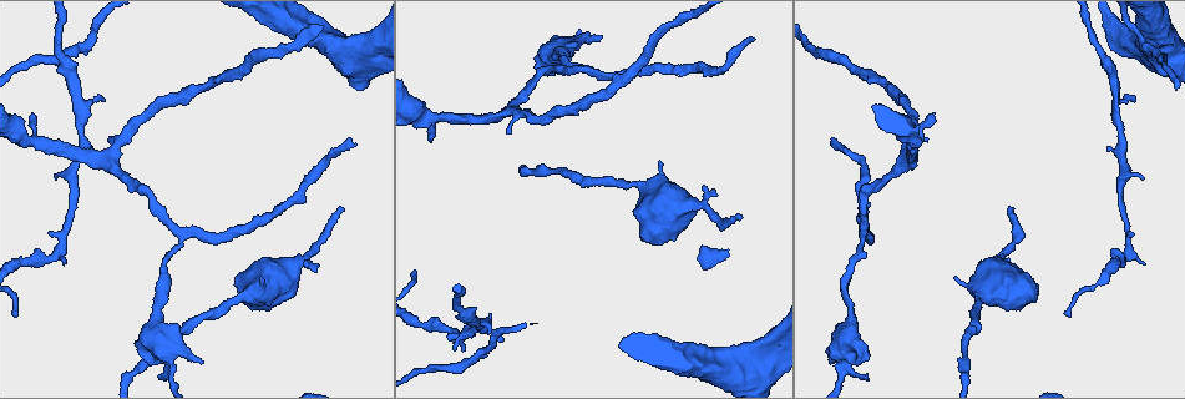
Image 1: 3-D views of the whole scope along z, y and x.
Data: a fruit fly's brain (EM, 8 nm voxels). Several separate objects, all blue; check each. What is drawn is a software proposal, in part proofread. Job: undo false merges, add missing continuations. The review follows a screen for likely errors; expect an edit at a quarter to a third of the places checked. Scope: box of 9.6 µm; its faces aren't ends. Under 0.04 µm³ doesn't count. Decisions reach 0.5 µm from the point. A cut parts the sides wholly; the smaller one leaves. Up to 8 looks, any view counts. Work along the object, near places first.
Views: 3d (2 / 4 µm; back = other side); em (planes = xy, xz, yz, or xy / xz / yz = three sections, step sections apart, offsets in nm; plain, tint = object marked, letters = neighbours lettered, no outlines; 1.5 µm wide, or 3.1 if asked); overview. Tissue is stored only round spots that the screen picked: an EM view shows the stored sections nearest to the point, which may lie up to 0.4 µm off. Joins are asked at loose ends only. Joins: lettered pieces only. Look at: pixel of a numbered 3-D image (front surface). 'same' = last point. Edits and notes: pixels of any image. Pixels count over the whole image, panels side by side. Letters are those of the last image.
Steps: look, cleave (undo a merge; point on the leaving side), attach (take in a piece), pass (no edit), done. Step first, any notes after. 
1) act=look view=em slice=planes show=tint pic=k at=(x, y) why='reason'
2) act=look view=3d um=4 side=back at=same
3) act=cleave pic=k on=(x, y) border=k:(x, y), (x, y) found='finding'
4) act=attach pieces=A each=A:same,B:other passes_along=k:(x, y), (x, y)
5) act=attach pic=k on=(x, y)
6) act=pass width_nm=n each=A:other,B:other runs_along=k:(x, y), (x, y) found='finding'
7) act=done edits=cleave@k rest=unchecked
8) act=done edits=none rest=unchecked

act=look view=em slice=xz step=4 show=tint pic=1 at=(1030, 294)

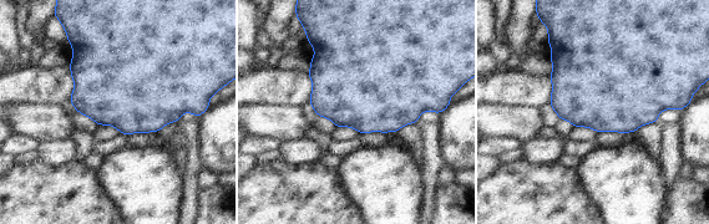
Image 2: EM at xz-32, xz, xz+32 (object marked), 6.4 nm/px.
act=look view=em slice=xy step=4 show=letters at=same

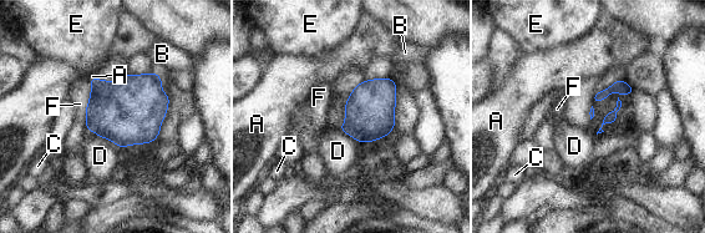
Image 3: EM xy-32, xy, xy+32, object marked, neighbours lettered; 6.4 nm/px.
act=pass each=A:other,B:other,C:other,D:other,E:other,F:other border=3:(90, 80), (86, 128) found='no lettered piece goes on from it'

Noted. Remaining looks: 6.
act=look view=3d um=2 pic=1 at=(1012, 210) why='free end'

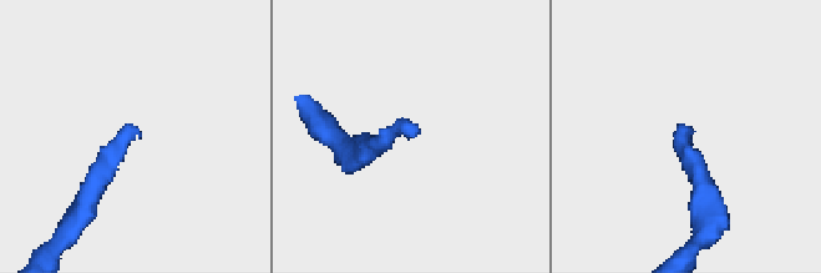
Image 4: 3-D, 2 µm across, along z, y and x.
act=look view=em slice=planes show=letters pic=4 at=(689, 130) why='shape alone is not enough'

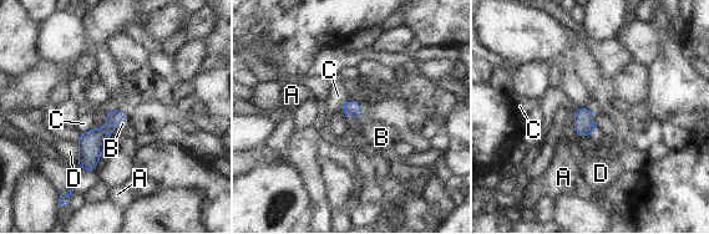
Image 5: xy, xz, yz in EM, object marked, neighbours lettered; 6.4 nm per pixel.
act=attach pieces=B each=A:other,B:same,C:other,D:other found='it goes on there'

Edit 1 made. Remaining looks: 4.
act=look view=overview

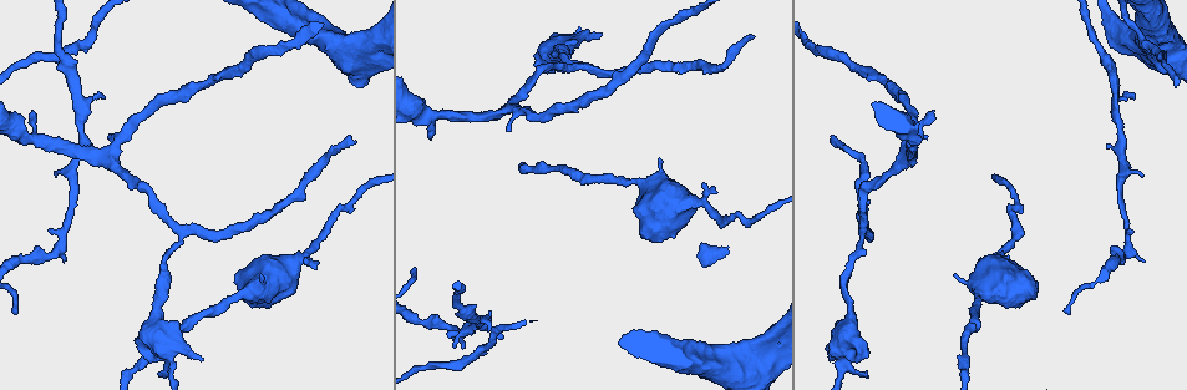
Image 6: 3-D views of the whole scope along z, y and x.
act=look view=3d um=4 pic=6 at=(1142, 176) why='tapers out'

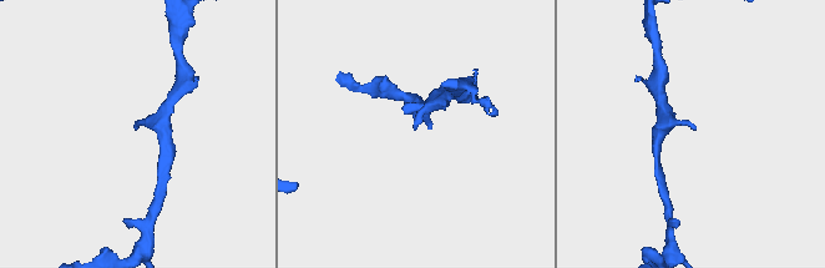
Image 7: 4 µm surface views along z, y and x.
act=look view=em slice=planes show=plain pic=7 at=(694, 127) why='shape alone is not enough'

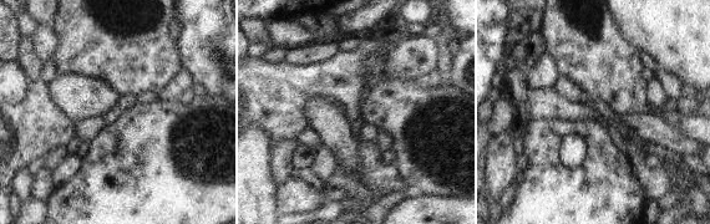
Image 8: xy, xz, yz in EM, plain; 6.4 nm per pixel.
act=look view=em slice=planes show=letters at=same

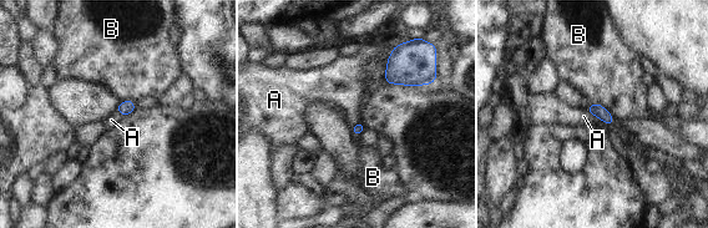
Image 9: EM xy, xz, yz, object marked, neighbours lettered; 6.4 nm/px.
act=pass each=A:other,B:other border=9:(593, 102), (602, 106), (613, 120) found='none of them fits'

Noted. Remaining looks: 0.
act=done edits=attach@5 rest=unchecked

